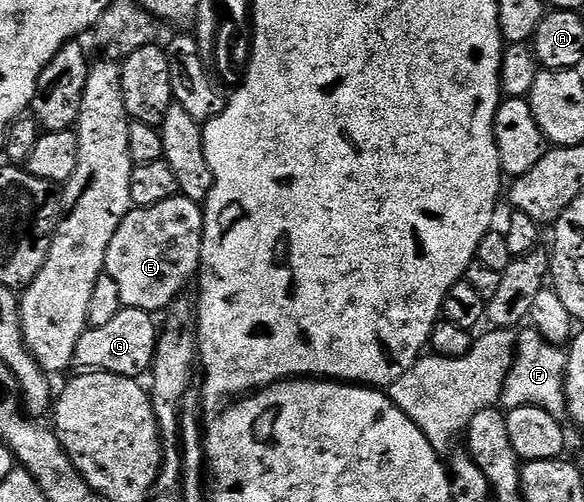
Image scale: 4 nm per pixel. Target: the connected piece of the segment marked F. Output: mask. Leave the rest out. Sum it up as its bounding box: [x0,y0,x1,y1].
[500,327,567,422]

